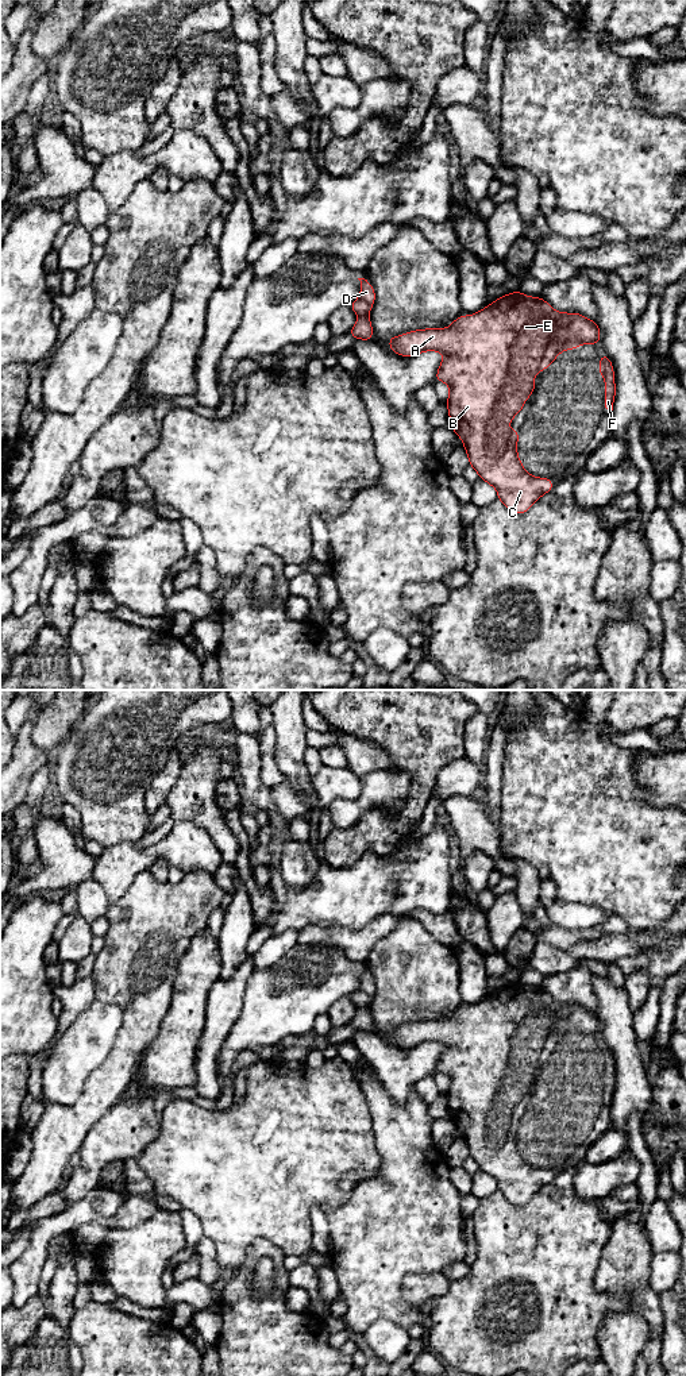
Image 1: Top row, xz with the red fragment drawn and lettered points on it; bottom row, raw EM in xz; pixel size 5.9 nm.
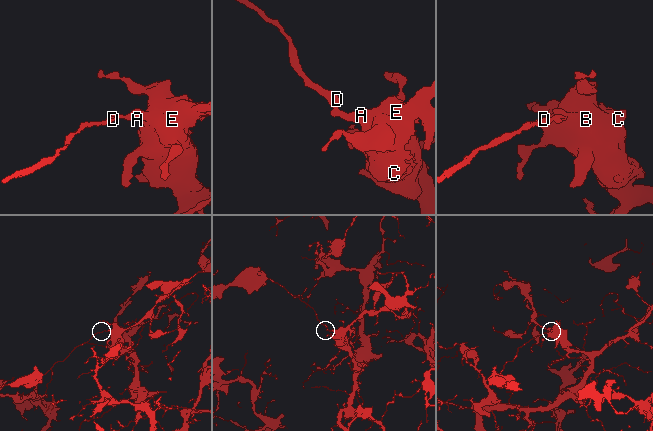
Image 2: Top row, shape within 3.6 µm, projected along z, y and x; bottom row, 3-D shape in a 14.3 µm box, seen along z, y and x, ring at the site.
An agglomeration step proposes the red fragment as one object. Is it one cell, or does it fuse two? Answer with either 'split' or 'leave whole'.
split

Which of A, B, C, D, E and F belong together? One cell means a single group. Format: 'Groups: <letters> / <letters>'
Groups: A B C E F / D

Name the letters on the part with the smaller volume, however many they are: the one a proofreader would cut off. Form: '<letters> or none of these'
D

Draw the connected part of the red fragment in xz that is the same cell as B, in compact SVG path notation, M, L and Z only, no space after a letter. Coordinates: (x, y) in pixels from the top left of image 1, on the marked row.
M520 290L501 296L489 307L467 316L459 316L447 328L415 329L389 338L389 348L401 356L424 351L439 351L443 361L435 381L448 385L446 401L452 431L460 438L469 465L479 478L490 483L504 506L523 514L546 493L554 489L551 478L528 474L519 459L520 431L512 431L509 421L535 392L535 374L544 371L563 350L579 344L601 344L596 320L581 313L556 312L542 297L529 297Z

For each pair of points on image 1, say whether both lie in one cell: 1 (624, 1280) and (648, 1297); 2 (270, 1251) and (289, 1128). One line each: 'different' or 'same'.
1: different
2: different

